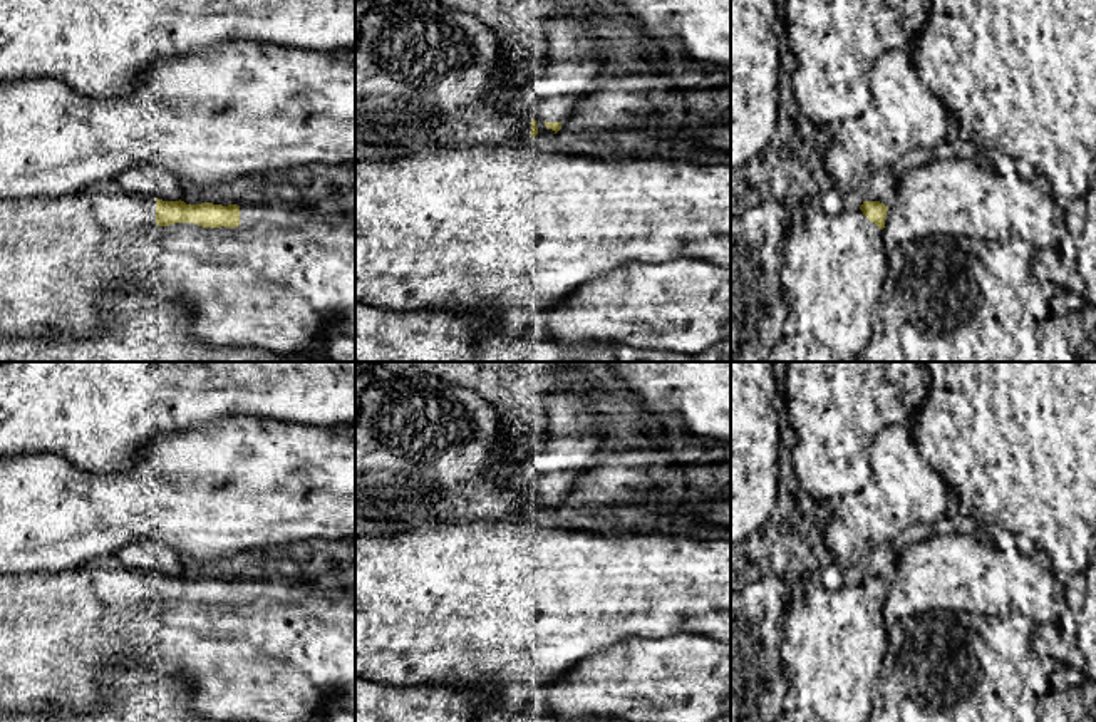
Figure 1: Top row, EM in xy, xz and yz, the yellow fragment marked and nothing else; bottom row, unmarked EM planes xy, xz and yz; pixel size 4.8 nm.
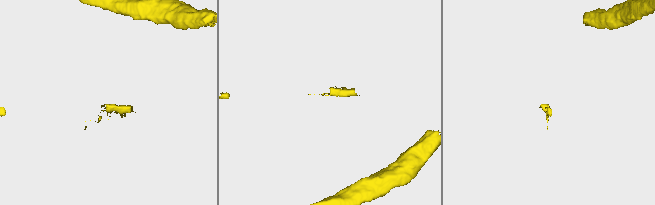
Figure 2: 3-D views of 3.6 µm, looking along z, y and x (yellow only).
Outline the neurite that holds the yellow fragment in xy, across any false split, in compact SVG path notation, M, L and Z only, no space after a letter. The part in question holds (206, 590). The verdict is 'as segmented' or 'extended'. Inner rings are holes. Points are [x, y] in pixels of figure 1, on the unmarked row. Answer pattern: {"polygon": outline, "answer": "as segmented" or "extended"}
{"polygon": "M355 565L320 580L186 580L126 568L82 566L60 573L23 573L0 576L0 710L12 714L97 712L106 707L99 690L104 665L147 662L159 675L174 682L201 717L215 722L355 722Z", "answer": "extended"}

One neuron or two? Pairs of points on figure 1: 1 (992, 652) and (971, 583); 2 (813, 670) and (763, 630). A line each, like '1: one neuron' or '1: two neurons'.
1: two neurons
2: two neurons

